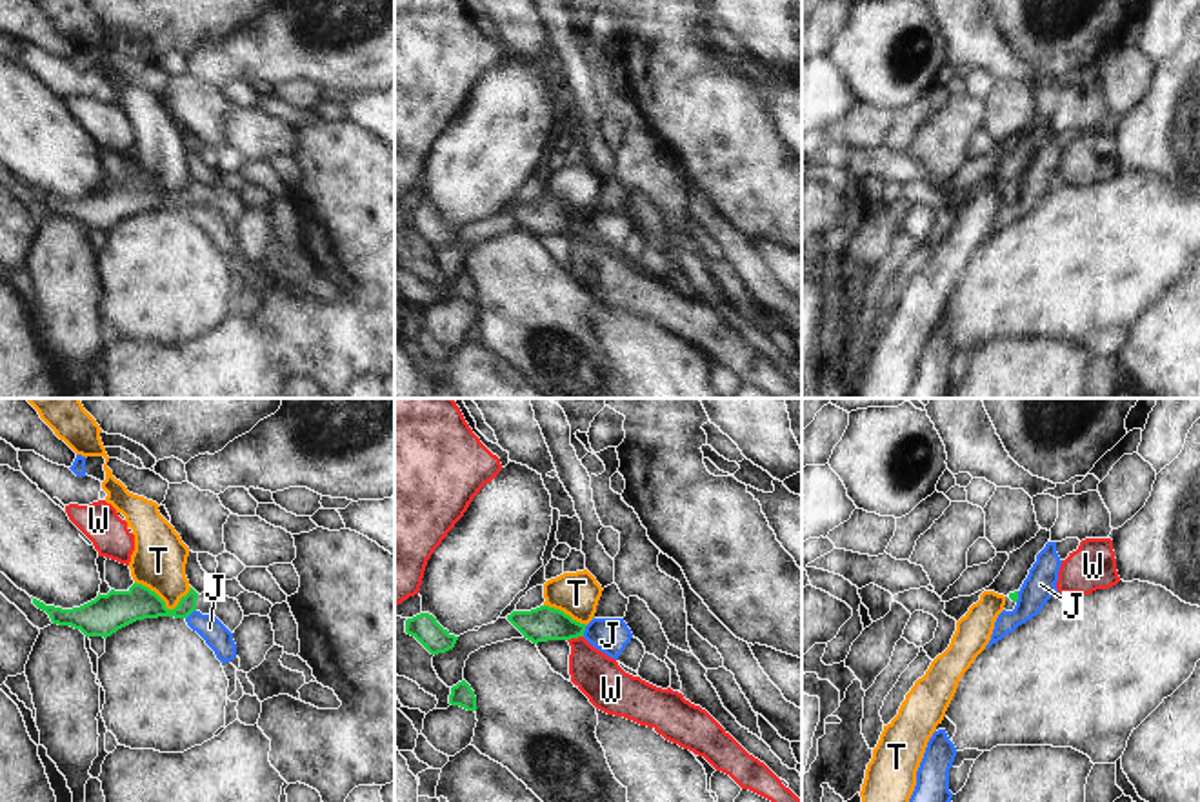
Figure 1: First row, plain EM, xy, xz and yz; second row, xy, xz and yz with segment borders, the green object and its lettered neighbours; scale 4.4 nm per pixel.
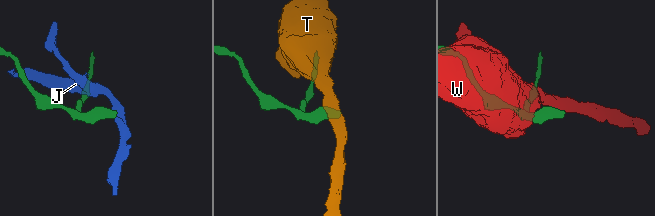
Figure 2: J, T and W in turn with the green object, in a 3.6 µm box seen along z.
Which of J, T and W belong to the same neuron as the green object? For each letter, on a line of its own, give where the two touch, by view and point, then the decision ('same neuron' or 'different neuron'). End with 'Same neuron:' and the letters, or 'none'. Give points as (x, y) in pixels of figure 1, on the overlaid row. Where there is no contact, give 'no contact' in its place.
J: xy (190, 613) | different neuron
T: xy (164, 604) | different neuron
W: xz (575, 637) | different neuron
Same neuron: none

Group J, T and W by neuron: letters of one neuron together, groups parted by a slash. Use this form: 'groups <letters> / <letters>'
groups J / T / W

